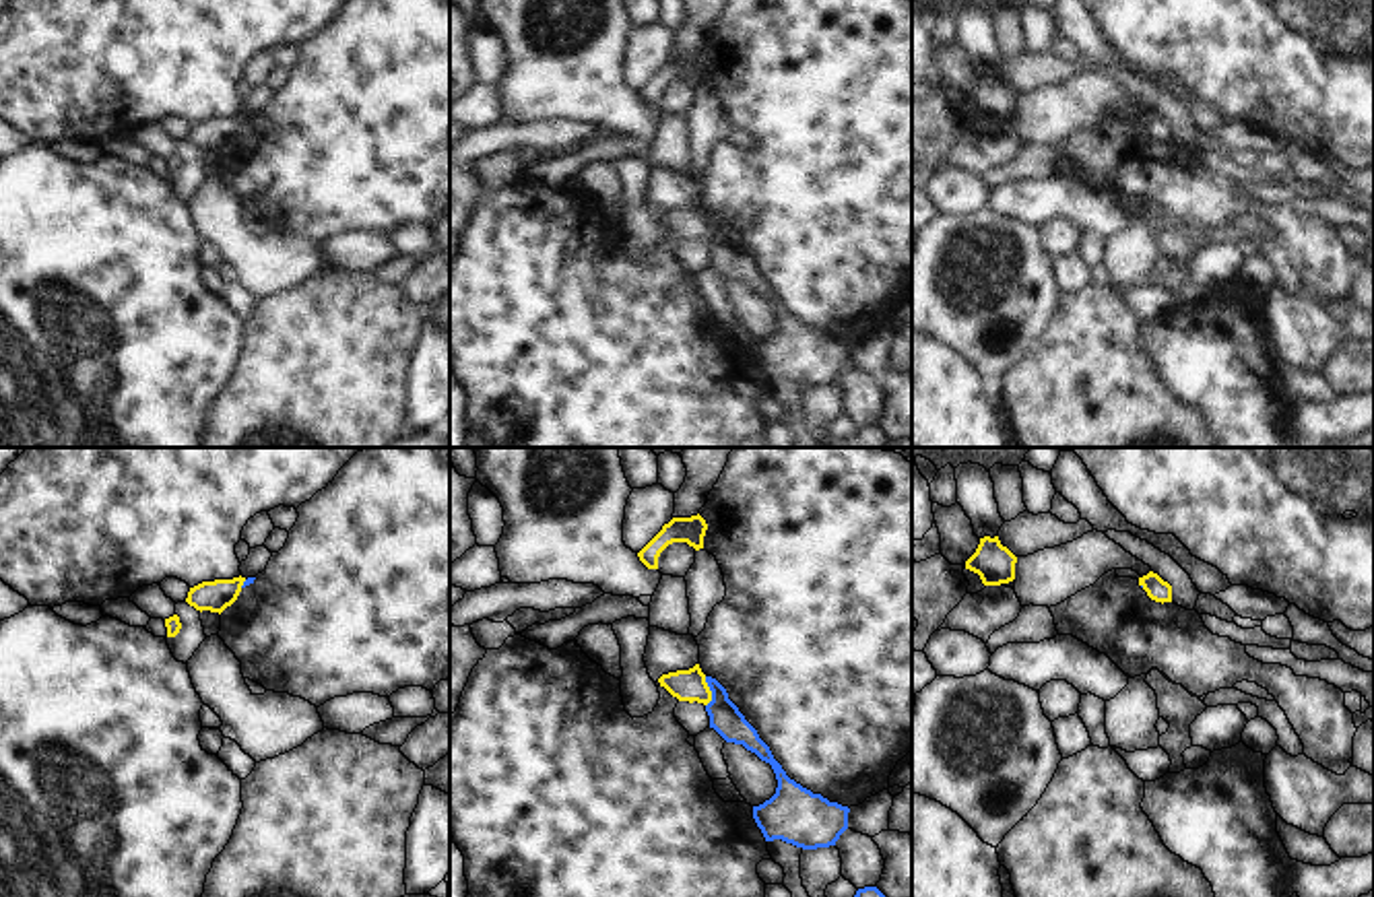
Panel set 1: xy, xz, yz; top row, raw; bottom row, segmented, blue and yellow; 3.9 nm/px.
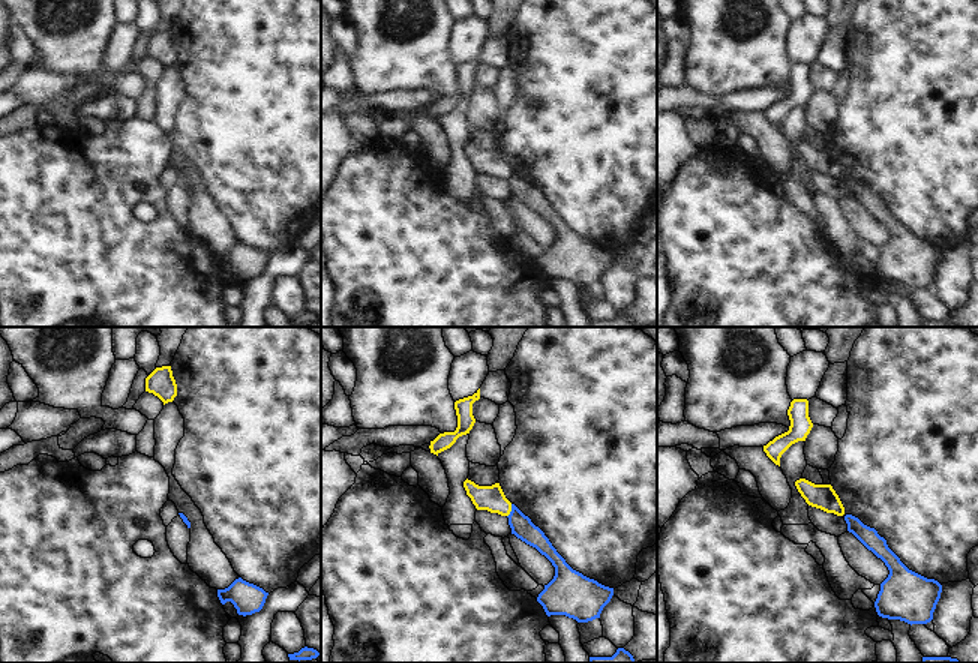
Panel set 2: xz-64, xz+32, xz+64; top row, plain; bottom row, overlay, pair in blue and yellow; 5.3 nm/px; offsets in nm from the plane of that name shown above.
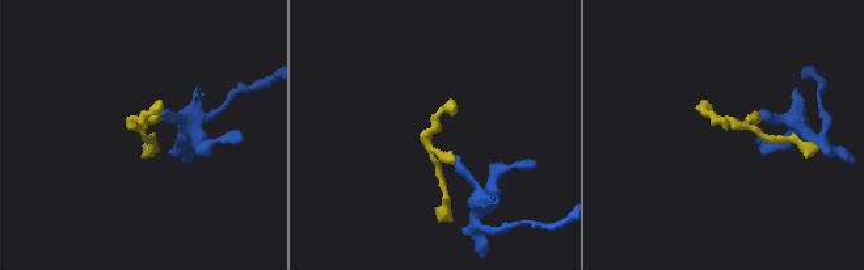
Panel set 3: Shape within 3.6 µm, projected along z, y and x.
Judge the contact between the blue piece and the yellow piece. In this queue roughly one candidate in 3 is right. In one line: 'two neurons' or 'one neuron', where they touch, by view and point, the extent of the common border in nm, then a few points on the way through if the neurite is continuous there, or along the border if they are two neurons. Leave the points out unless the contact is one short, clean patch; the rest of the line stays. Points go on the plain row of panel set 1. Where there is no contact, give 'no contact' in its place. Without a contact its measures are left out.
two neurons; meets blue in xz at (710, 227); contact 120 nm long; border along xz (704, 215), (710, 227), (706, 244)

